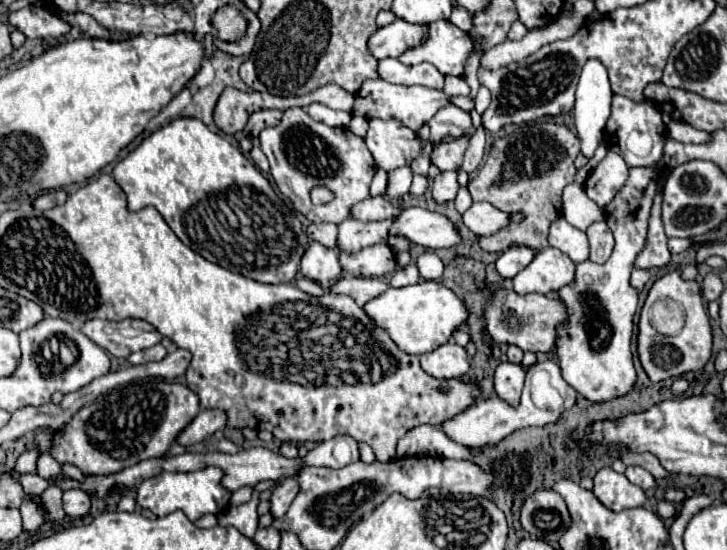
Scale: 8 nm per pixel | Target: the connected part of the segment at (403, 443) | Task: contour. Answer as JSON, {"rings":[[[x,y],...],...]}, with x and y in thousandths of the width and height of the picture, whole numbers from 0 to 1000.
{"rings":[[[576,773],[574,780],[565,780],[546,805],[546,831],[552,835],[552,831],[563,831],[563,827],[648,835],[653,827],[653,816],[620,802],[618,795],[612,795],[612,787],[607,787],[596,773]]]}

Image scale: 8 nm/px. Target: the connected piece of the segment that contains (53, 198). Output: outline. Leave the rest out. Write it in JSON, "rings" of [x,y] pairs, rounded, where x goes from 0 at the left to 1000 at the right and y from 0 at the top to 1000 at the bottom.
{"rings":[[[65,347],[48,362],[45,376],[48,380],[73,380],[76,373],[87,373],[92,365],[92,358],[95,358],[92,347]]]}

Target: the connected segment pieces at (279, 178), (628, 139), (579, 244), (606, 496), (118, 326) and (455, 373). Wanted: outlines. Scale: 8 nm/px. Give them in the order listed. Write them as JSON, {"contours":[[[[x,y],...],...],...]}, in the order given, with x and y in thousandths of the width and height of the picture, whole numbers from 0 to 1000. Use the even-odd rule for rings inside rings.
{"contours":[[[[414,195],[392,202],[389,216],[378,231],[367,231],[356,245],[359,271],[370,289],[373,318],[384,347],[400,362],[406,384],[431,405],[472,405],[483,395],[486,373],[508,362],[508,340],[519,311],[519,296],[505,271],[499,249],[491,249],[477,231],[453,231],[433,220]],[[433,340],[450,340],[458,362],[444,373],[428,369],[428,347]]],[[[846,173],[840,187],[840,213],[832,231],[832,256],[840,275],[860,289],[862,304],[904,304],[915,282],[917,231],[898,187],[871,187],[857,173]]],[[[774,395],[758,405],[755,416],[755,445],[766,449],[777,464],[785,467],[788,478],[799,478],[810,471],[810,438],[807,427],[788,409],[783,409]]],[[[840,849],[821,856],[816,875],[816,896],[821,900],[821,907],[846,933],[865,922],[882,922],[890,907],[882,885],[871,882],[860,864],[846,860]]],[[[172,580],[172,584],[120,584],[111,602],[150,638],[158,649],[175,653],[186,638],[205,635],[216,627],[224,613],[221,605],[194,580]]],[[[618,620],[593,642],[582,642],[576,653],[579,653],[579,667],[601,689],[637,685],[645,671],[642,638],[626,620]]]]}

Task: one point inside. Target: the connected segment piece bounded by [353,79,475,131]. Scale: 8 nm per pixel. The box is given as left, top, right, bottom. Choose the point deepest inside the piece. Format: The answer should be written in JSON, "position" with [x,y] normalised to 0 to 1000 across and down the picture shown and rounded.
{"position":[568,193]}

